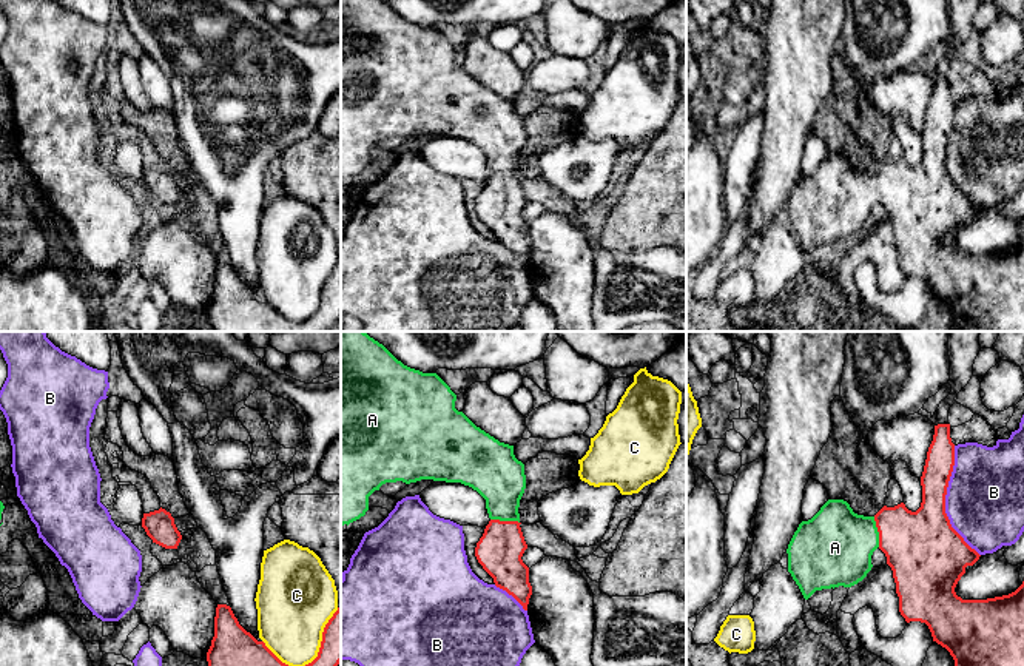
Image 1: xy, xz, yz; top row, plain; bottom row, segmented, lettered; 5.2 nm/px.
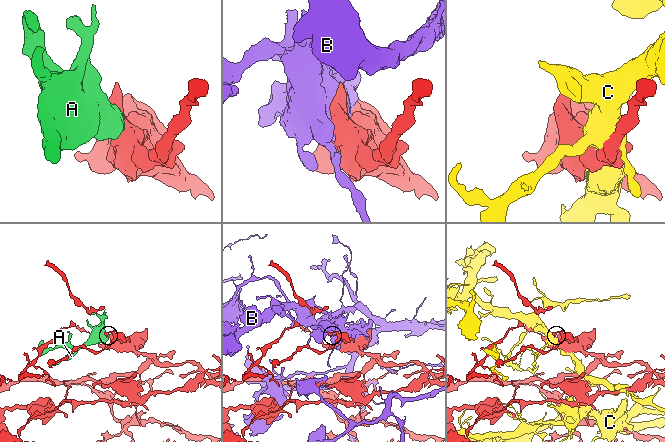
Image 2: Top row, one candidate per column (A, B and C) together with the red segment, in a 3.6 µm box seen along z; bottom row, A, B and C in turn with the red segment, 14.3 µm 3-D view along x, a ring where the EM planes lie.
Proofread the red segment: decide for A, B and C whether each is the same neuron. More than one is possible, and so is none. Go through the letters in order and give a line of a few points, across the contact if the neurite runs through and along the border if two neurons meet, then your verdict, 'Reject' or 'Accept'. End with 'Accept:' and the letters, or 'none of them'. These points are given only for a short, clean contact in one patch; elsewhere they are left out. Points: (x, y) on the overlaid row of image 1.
A: Line: yz (921, 548), (896, 531), (878, 531), (850, 538), (835, 548). Accept
B: Reject
C: Reject
Accept: A

